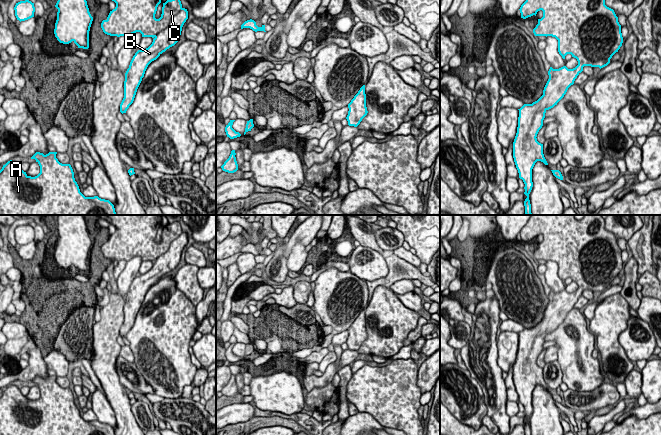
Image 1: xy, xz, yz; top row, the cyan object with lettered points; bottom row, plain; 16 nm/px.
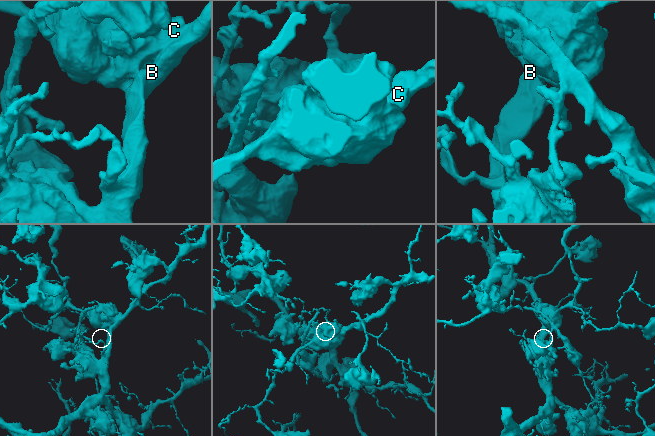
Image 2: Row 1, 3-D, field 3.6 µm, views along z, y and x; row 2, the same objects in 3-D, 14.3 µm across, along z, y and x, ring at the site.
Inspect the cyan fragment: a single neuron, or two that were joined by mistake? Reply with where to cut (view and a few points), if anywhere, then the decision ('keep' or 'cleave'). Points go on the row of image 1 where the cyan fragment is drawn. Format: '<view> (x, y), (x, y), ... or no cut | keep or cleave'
no cut | keep

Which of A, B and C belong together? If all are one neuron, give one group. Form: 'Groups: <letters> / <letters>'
Groups: A B C

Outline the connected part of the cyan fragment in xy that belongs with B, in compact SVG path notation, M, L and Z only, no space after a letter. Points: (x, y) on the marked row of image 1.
M161 0L112 1L116 7L101 23L105 34L127 38L140 32L142 37L153 38L148 48L135 53L125 73L124 98L120 104L120 112L123 114L133 103L148 65L178 42L182 27L188 19L188 11L182 7L180 0L167 0L163 3L161 17L156 19Z

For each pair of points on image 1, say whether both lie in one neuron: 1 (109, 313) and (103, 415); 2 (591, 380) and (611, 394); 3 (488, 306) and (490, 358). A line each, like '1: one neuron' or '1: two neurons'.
1: two neurons
2: two neurons
3: one neuron

